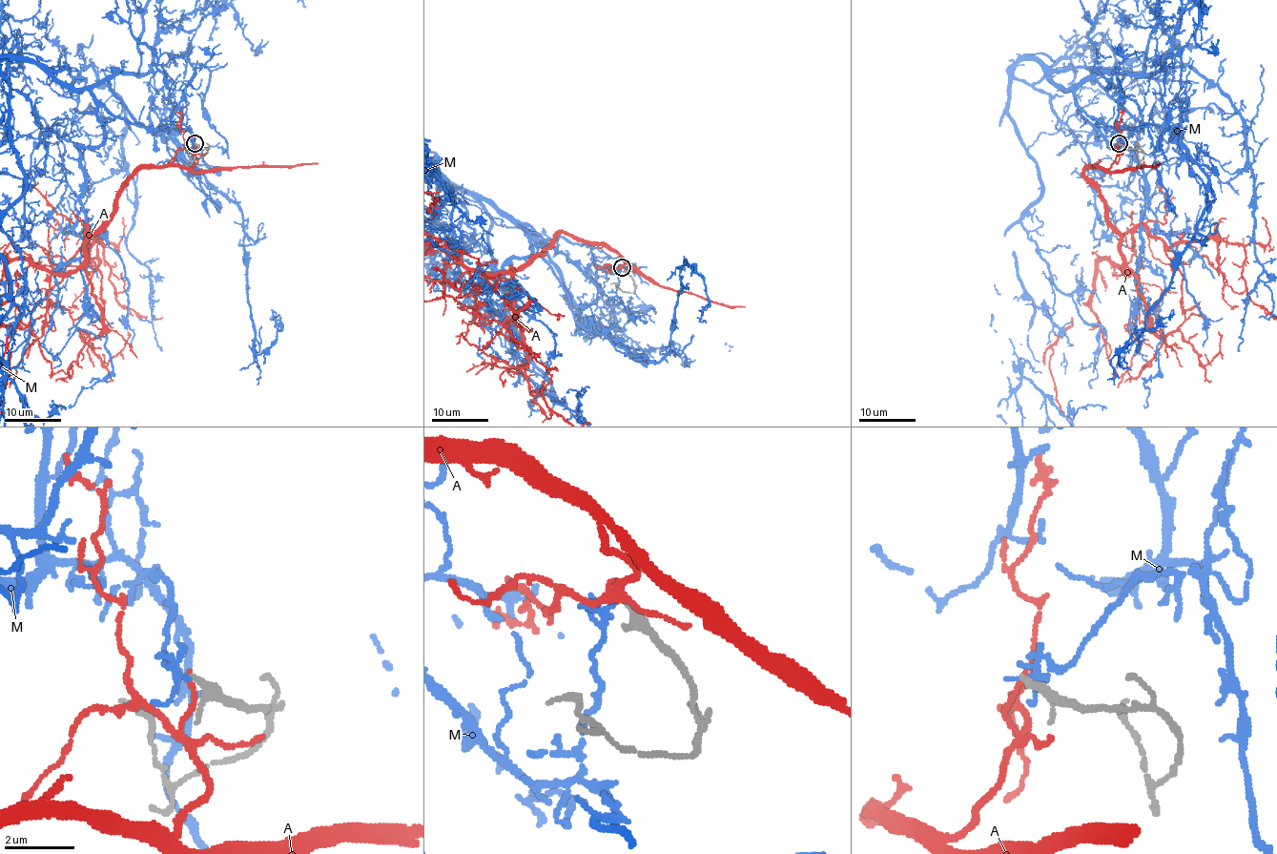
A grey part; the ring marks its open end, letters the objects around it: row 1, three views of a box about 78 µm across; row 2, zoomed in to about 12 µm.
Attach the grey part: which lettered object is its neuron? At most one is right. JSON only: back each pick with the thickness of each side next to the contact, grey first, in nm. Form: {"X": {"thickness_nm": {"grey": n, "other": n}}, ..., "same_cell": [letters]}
{"same_cell": []}

